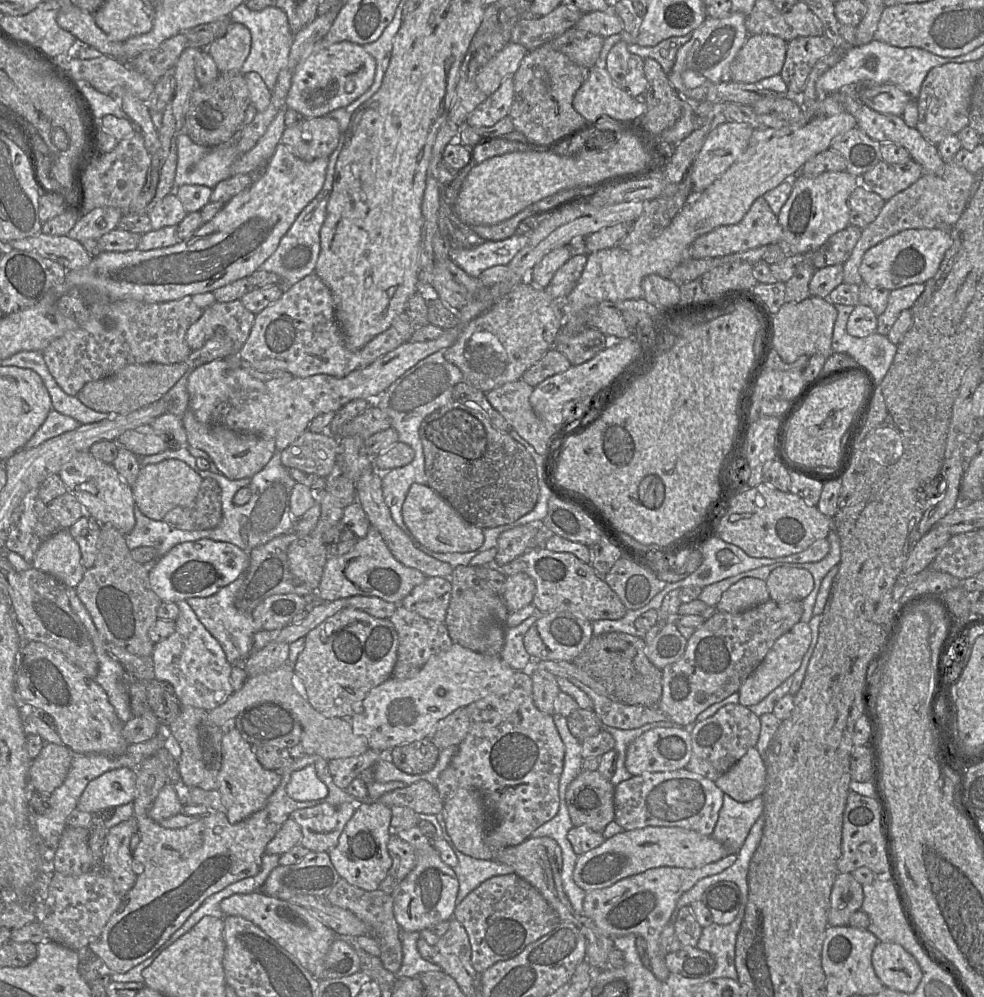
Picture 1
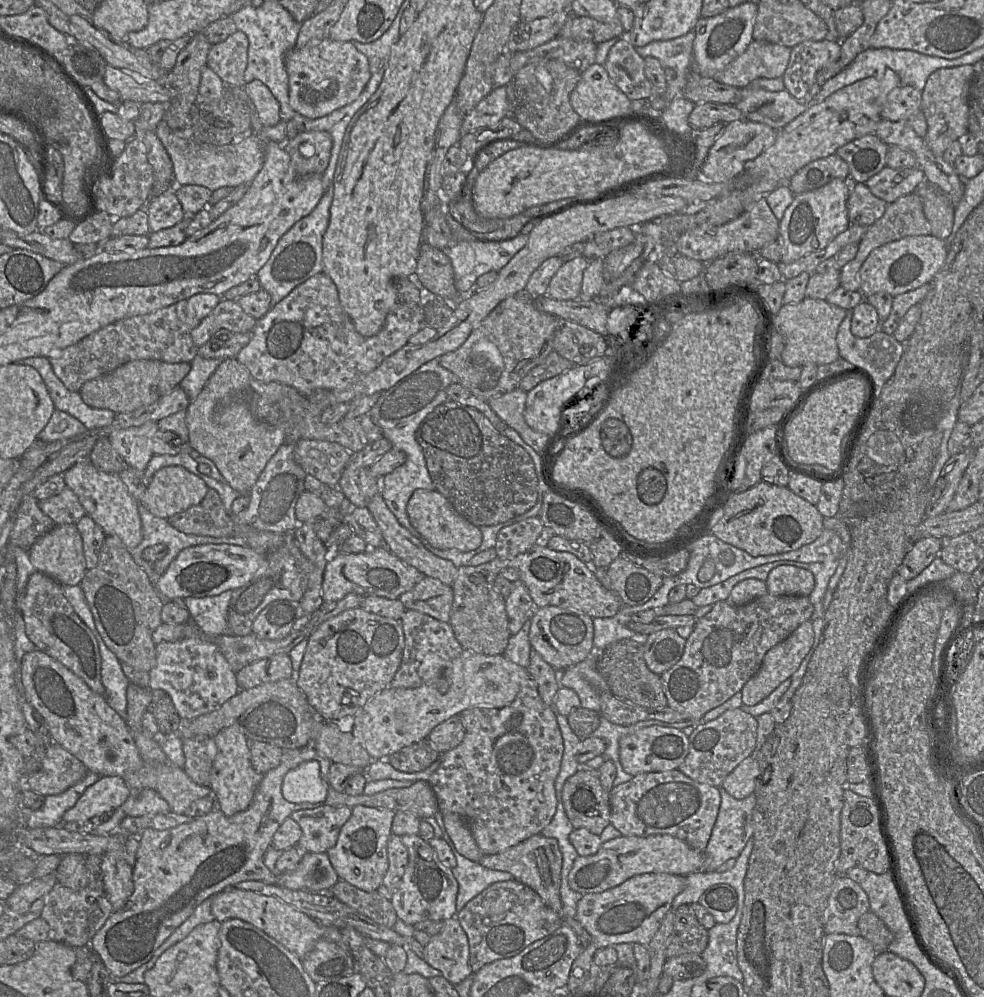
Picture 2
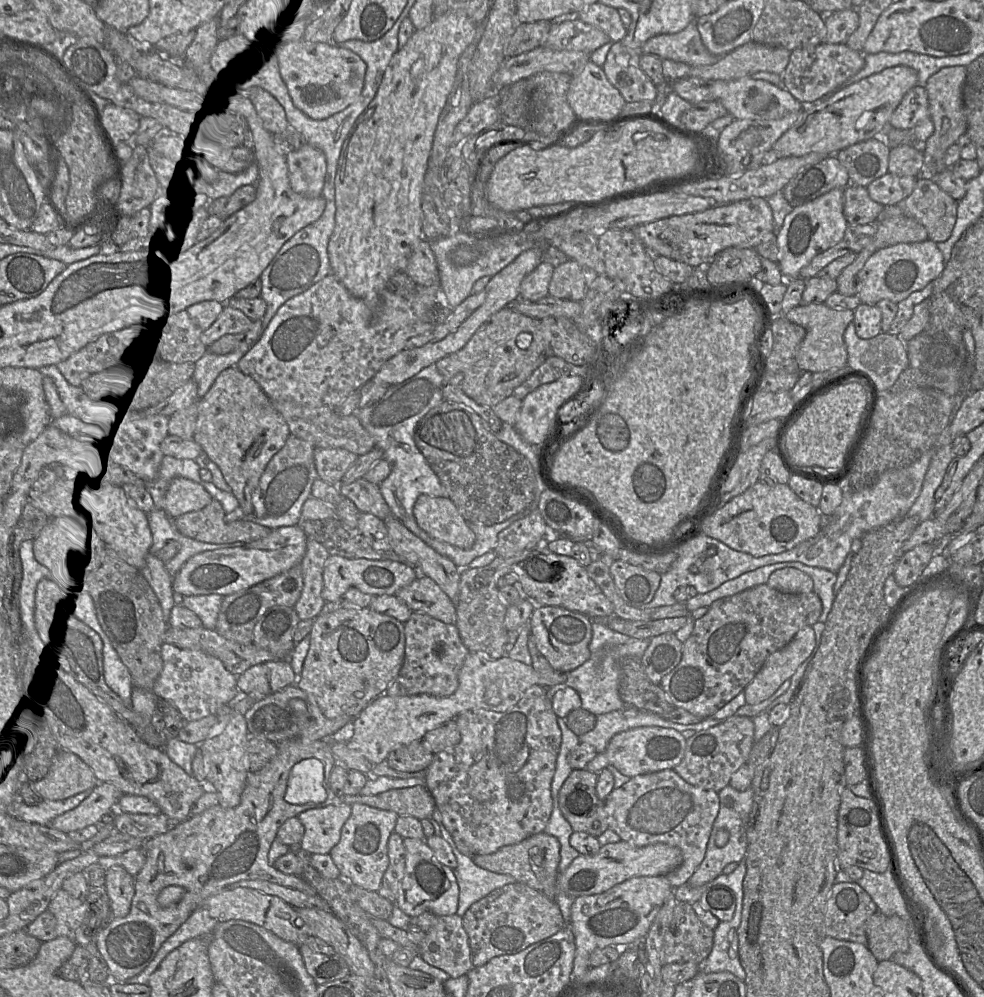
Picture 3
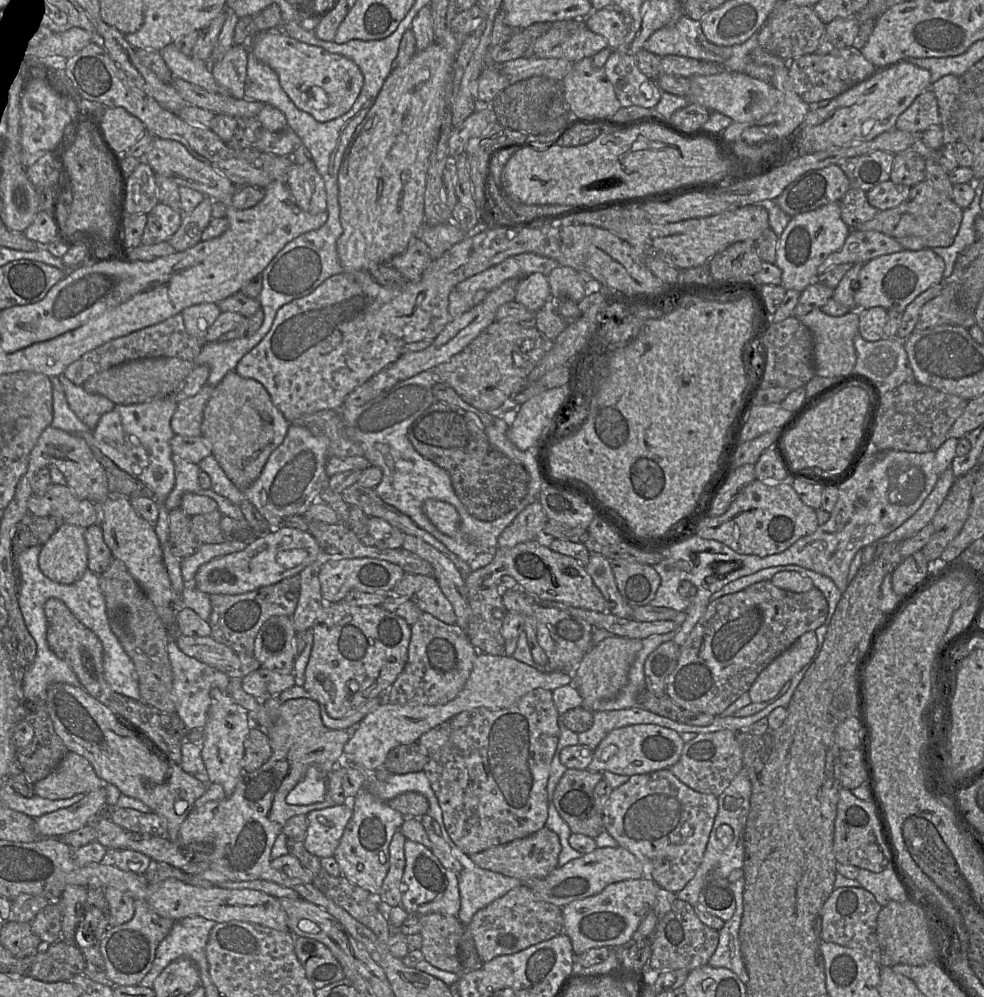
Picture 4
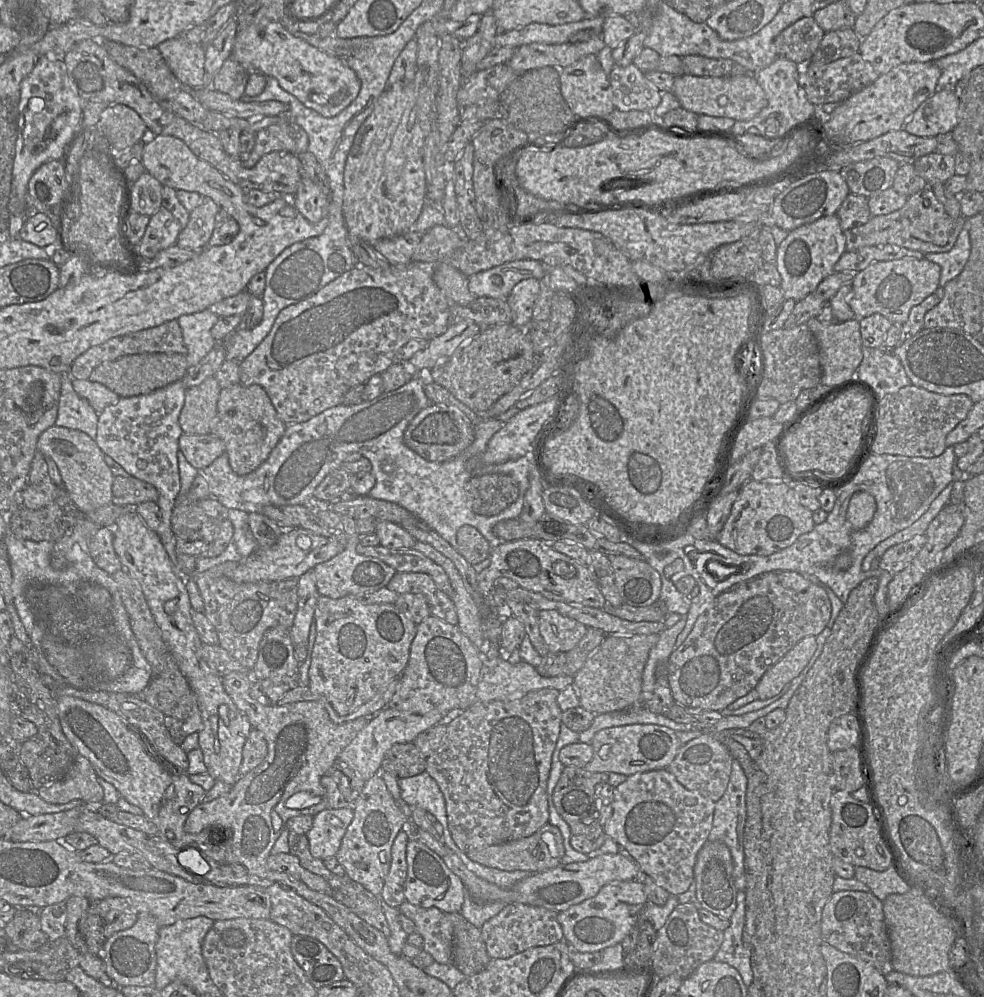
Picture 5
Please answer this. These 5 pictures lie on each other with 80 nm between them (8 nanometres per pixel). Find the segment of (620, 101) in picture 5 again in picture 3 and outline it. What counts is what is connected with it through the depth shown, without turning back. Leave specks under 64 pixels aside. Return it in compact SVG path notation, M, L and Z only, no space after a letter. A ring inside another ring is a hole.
M615 42L608 52L603 70L626 103L654 103L658 87L641 69L639 50L627 48L622 42Z

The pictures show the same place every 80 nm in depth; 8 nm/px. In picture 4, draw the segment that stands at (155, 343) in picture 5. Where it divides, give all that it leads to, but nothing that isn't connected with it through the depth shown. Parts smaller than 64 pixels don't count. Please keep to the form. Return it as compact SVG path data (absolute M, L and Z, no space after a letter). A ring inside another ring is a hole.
M176 314L158 324L134 331L126 336L112 339L103 345L86 352L78 360L71 363L63 372L63 376L77 386L93 374L109 369L128 361L143 358L176 357L194 361L202 350L203 344L186 331L182 314Z

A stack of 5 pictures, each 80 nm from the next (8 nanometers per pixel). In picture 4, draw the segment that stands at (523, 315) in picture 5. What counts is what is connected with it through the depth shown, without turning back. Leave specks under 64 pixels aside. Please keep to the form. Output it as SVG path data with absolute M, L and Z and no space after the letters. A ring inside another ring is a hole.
M533 273L520 280L514 301L537 312L550 296L548 277L542 273Z

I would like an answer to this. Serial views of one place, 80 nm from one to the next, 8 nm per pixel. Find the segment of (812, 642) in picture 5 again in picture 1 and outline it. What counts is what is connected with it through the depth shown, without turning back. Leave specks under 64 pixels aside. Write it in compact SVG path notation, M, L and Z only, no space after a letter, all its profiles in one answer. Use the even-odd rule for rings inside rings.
M803 621L798 622L788 632L780 636L761 663L740 686L738 690L739 704L744 707L757 705L779 687L788 677L794 675L801 666L803 657L811 644L811 640L811 629L808 623Z

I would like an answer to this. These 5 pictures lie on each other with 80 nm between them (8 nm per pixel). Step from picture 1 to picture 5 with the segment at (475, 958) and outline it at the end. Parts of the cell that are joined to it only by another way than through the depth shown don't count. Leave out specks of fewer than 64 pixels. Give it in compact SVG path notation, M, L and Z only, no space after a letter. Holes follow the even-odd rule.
M522 903L506 904L481 927L481 935L491 959L505 959L529 948L547 946L564 940L558 913L539 906Z

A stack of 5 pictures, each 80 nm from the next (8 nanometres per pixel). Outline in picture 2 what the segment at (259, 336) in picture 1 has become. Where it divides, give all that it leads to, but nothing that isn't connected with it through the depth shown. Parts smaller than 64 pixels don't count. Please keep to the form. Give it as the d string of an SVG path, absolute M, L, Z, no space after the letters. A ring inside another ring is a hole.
M319 273L295 287L284 299L273 306L263 317L257 320L254 329L251 332L251 340L244 348L240 350L235 358L249 370L249 373L254 379L264 383L279 382L289 385L294 387L303 395L309 395L319 389L342 390L356 382L359 378L376 369L385 358L404 347L408 343L410 337L426 326L427 323L425 321L423 305L405 305L399 303L391 312L388 313L383 327L377 334L371 337L364 337L356 331L351 318L343 309L339 300L339 294L335 283L326 274Z

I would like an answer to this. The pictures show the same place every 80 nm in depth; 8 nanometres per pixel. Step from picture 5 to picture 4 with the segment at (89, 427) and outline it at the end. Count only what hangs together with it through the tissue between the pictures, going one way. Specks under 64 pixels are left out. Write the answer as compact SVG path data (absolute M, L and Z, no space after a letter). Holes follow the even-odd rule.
M49 377L52 384L53 418L51 427L68 433L89 432L90 429L70 409L61 383L57 377Z

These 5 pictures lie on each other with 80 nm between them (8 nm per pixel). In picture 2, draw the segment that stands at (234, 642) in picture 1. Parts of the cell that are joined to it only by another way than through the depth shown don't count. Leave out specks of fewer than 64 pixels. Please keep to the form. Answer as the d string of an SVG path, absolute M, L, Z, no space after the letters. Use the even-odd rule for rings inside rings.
M229 590L218 596L185 598L191 622L206 636L229 635L228 609L232 594L233 591Z

